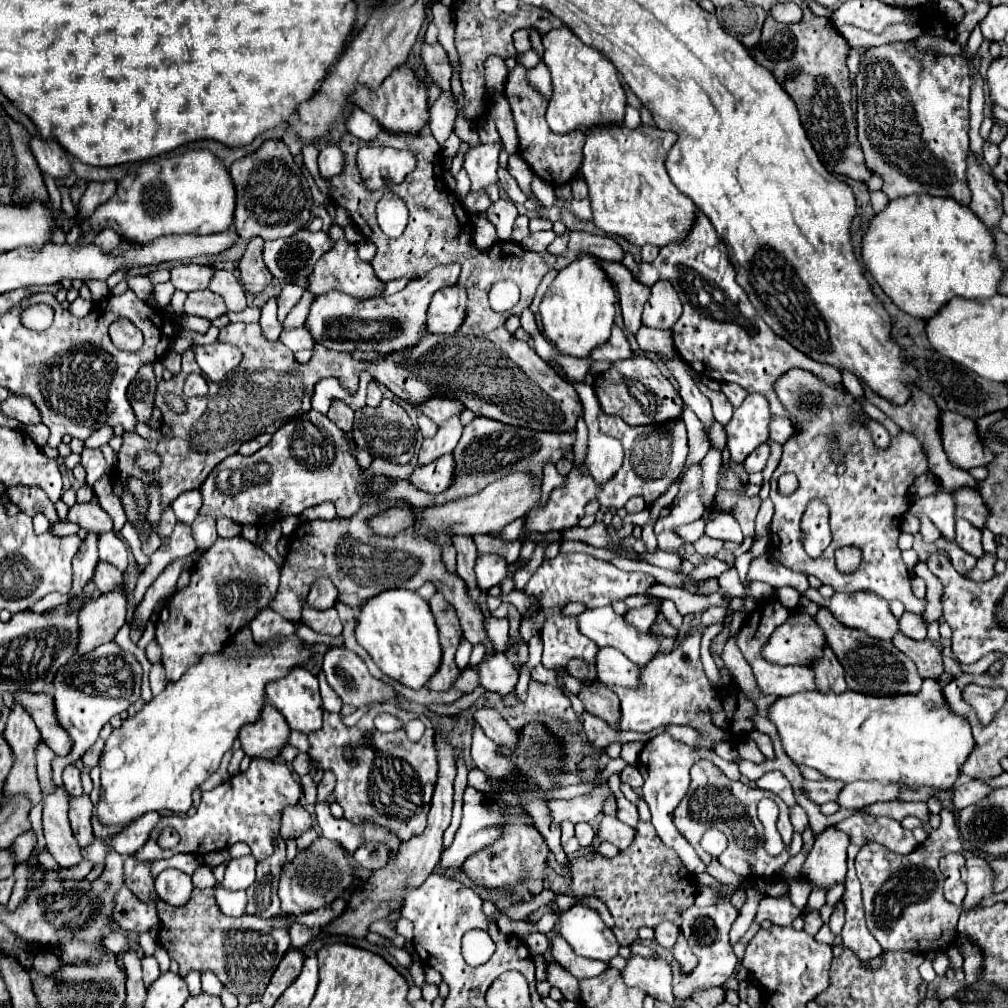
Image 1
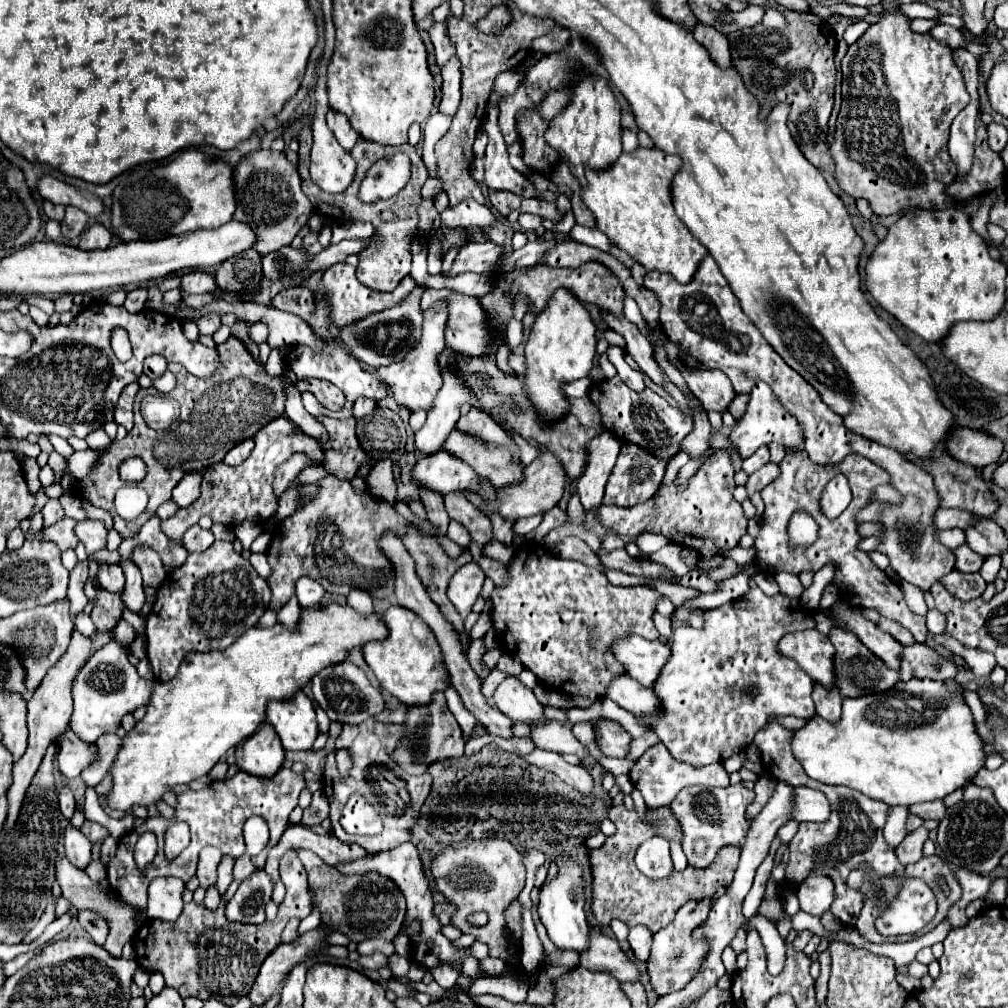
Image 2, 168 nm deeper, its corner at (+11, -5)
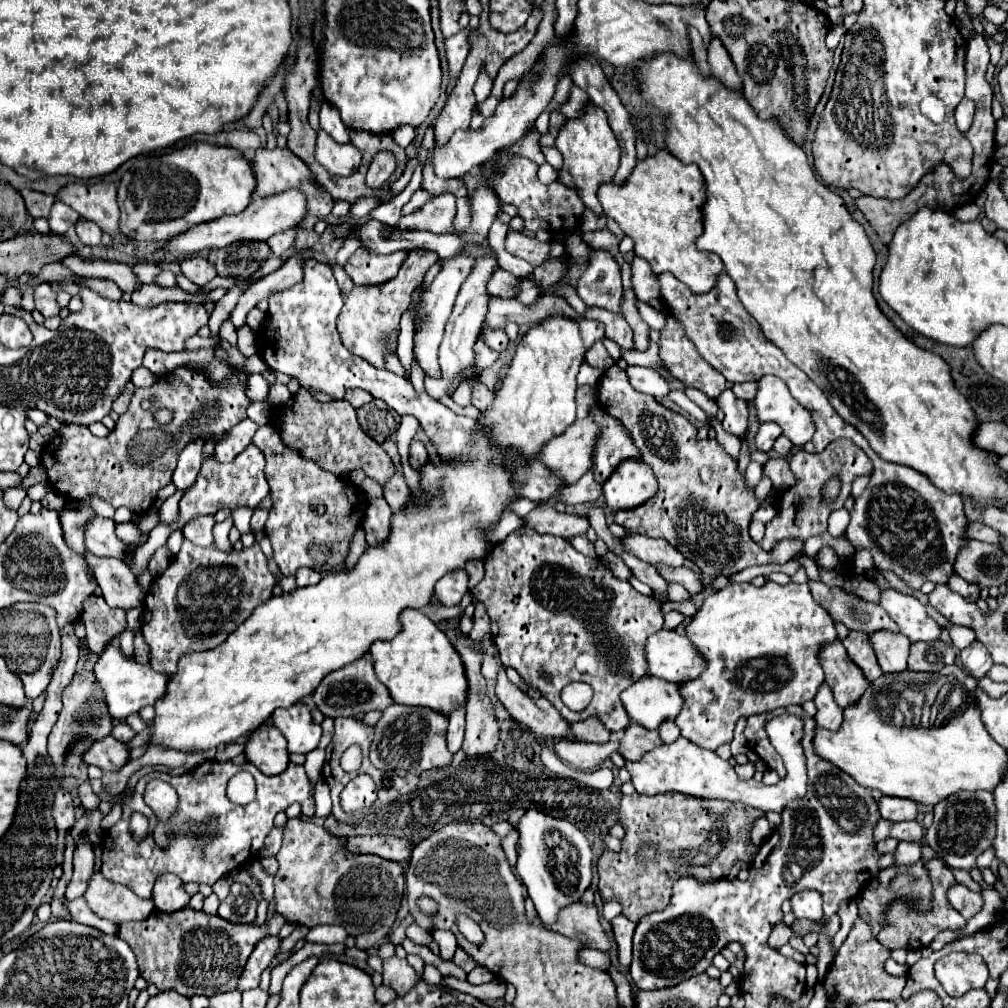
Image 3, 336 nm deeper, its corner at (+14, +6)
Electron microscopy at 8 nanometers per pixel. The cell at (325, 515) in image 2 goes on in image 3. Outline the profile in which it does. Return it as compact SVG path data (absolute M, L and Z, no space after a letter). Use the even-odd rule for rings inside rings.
M272 424L258 428L254 444L266 456L264 474L270 484L274 506L270 508L264 532L274 548L274 560L280 566L280 572L292 576L302 566L308 566L322 576L340 572L358 528L356 522L362 522L364 518L364 492L350 482L332 476L332 472L322 470L314 460L300 456L298 450L286 446Z

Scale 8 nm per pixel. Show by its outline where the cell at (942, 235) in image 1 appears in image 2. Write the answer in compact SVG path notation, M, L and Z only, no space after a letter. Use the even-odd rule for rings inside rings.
M957 207L943 211L917 209L901 217L867 263L867 289L873 299L919 337L941 343L959 321L991 321L1005 307L1007 267L989 255L985 241L971 229L969 217Z

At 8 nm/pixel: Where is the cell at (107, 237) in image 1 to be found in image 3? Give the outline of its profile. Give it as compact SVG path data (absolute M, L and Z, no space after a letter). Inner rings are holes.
M80 218L78 224L76 224L76 234L78 238L88 244L88 246L98 246L100 240L102 240L102 230L96 222L90 222L90 220L84 220Z

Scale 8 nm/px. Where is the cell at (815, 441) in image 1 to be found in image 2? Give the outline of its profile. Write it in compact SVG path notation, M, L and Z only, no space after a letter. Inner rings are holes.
M789 451L785 455L785 459L779 463L779 469L781 469L781 475L761 491L763 501L765 501L765 513L763 513L763 519L761 519L761 529L755 537L755 547L757 547L755 565L759 567L759 571L761 573L787 571L787 573L797 575L801 571L819 571L827 563L835 563L837 573L835 573L833 585L839 589L841 597L849 601L849 605L877 609L881 617L893 619L901 627L911 631L917 643L925 643L927 641L925 617L913 613L907 607L899 587L881 569L875 567L875 563L869 559L867 553L857 549L857 543L859 543L861 537L857 533L855 515L857 515L859 509L863 509L867 505L875 487L889 483L887 471L883 471L881 467L871 463L869 459L863 459L861 455L847 455L843 459L843 463L839 463L839 467L835 467L835 471L843 473L849 479L849 485L851 485L851 491L853 491L853 501L849 503L849 507L837 519L829 521L819 511L819 497L821 497L821 491L827 485L827 481L833 477L833 467L815 465L807 457L805 451ZM795 511L807 511L817 521L819 531L821 531L817 541L813 545L809 545L807 549L791 549L789 547L787 525L789 525L789 519Z

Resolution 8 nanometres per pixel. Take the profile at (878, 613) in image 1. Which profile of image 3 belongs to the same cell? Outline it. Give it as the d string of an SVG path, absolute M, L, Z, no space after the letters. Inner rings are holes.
M878 630L870 634L870 644L884 672L906 670L906 658L910 650L910 640L904 634L894 634L890 630Z

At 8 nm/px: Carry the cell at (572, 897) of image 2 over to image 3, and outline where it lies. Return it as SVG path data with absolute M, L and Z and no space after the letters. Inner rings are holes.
M536 808L528 810L522 816L522 820L518 824L518 834L520 834L522 852L518 854L516 872L518 872L520 880L526 884L526 888L528 888L528 896L532 898L540 920L544 924L554 924L558 920L560 910L570 906L570 904L574 904L574 902L580 902L582 894L590 886L590 880L592 880L592 848L590 848L586 836L574 824L570 824L564 818L546 816L544 812L540 812Z

